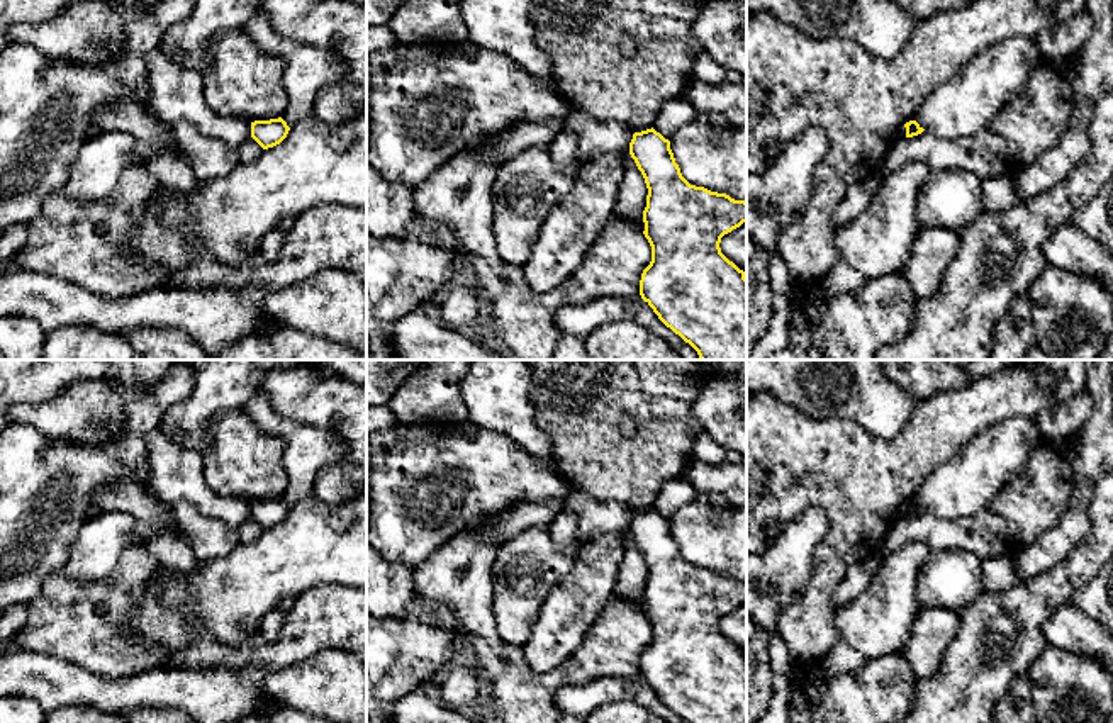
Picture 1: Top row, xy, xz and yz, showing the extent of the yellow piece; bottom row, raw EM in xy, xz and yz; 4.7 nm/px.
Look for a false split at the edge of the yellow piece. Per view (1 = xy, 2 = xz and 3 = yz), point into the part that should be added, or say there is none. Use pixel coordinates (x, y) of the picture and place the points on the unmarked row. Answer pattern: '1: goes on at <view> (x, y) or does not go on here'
1: does not go on here
2: does not go on here
3: does not go on here

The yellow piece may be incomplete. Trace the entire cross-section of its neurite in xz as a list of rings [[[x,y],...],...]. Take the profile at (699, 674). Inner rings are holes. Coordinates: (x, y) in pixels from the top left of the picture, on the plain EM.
[[[653,507],[633,514],[629,535],[648,569],[646,587],[643,591],[643,614],[652,626],[652,642],[641,653],[641,679],[685,723],[747,723],[747,657],[719,628],[724,614],[747,602],[747,582],[691,565],[675,543],[670,521]]]

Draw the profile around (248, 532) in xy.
[[[249,516],[246,521],[239,524],[236,530],[239,543],[249,545],[261,538],[263,528]]]

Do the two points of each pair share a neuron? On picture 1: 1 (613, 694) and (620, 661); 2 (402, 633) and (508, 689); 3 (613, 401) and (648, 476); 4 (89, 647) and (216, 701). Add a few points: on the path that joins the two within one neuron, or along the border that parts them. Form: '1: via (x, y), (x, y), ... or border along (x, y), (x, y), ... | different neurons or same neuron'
1: border along (638, 674), (633, 678), (601, 678), (577, 686) | different neurons
2: border along (445, 608), (457, 620), (457, 640), (460, 645) | different neurons
3: via (611, 420), (611, 438), (630, 457) | same neuron
4: border along (182, 669), (150, 667), (128, 676), (102, 678) | different neurons

